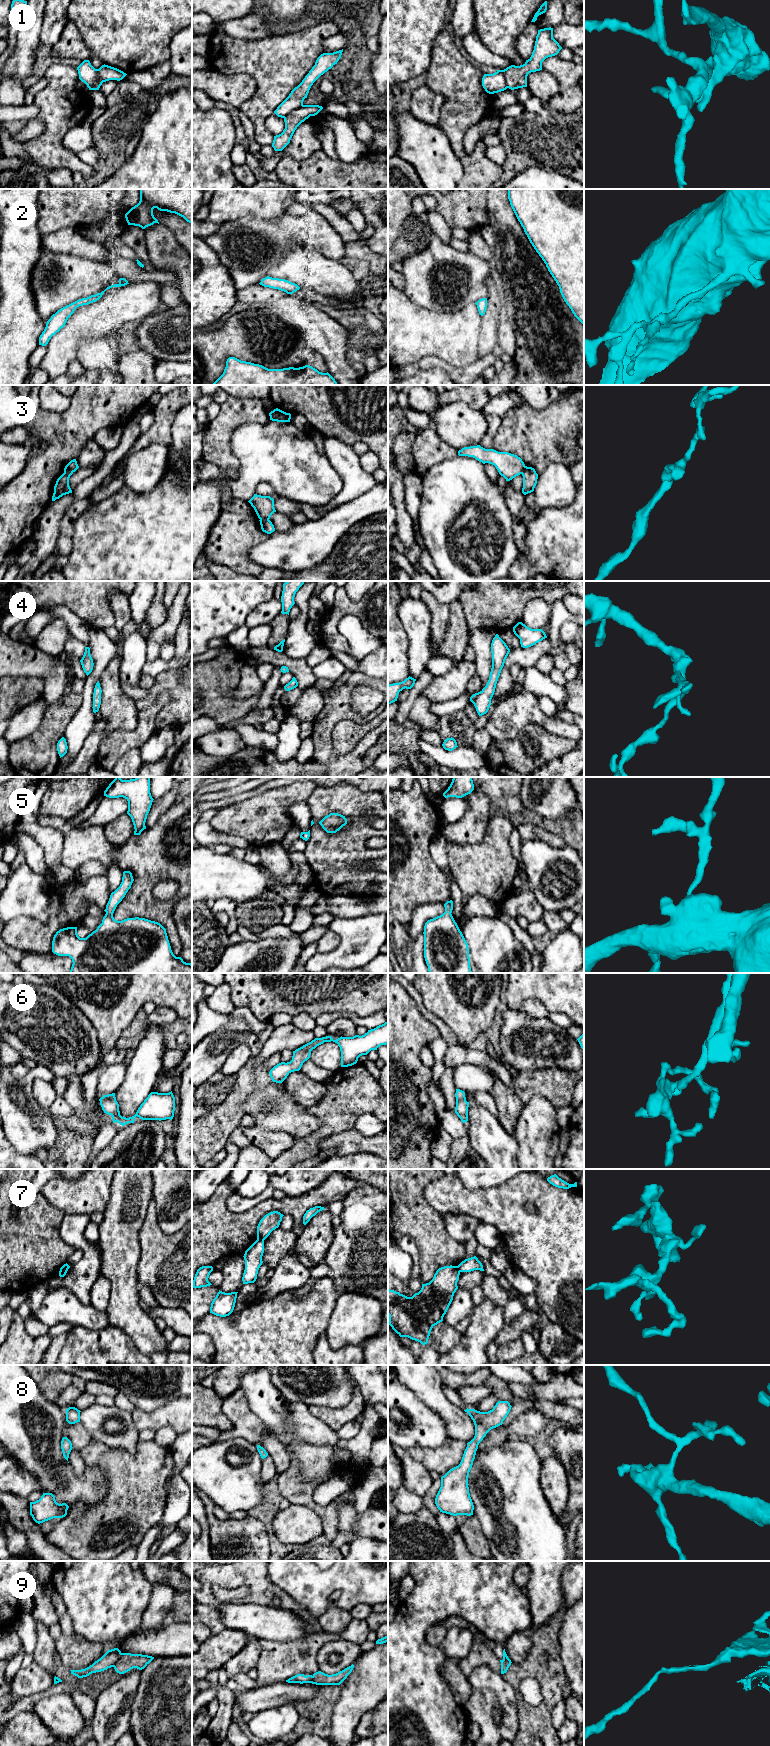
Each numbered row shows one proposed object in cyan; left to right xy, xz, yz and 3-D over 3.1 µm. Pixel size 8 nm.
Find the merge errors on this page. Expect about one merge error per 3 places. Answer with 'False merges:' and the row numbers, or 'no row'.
False merges: 1, 3, 7, 9

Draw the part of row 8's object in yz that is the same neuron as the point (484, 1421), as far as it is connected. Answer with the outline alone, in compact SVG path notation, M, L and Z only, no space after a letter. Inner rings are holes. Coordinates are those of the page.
M498 1401L488 1412L468 1408L464 1410L474 1422L475 1436L467 1443L460 1464L441 1477L441 1487L435 1498L440 1512L453 1516L473 1515L474 1505L469 1493L468 1477L478 1445L491 1429L503 1424L511 1407L508 1401Z

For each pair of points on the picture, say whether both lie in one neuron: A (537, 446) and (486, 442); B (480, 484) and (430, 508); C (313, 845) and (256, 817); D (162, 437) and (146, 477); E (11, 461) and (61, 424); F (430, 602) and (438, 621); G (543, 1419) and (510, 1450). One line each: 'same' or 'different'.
A: different
B: same
C: different
D: different
E: different
F: same
G: different

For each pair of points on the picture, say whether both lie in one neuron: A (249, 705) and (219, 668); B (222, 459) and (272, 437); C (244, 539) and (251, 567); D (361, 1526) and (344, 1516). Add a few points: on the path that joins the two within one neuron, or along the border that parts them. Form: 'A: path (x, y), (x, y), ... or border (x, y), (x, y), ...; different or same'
A: path (236, 705), (219, 689), (219, 681); same
B: border (233, 431), (231, 452), (239, 462), (237, 477); different
C: path (243, 546), (244, 560); same
D: path (357, 1526), (354, 1526), (348, 1520); same

